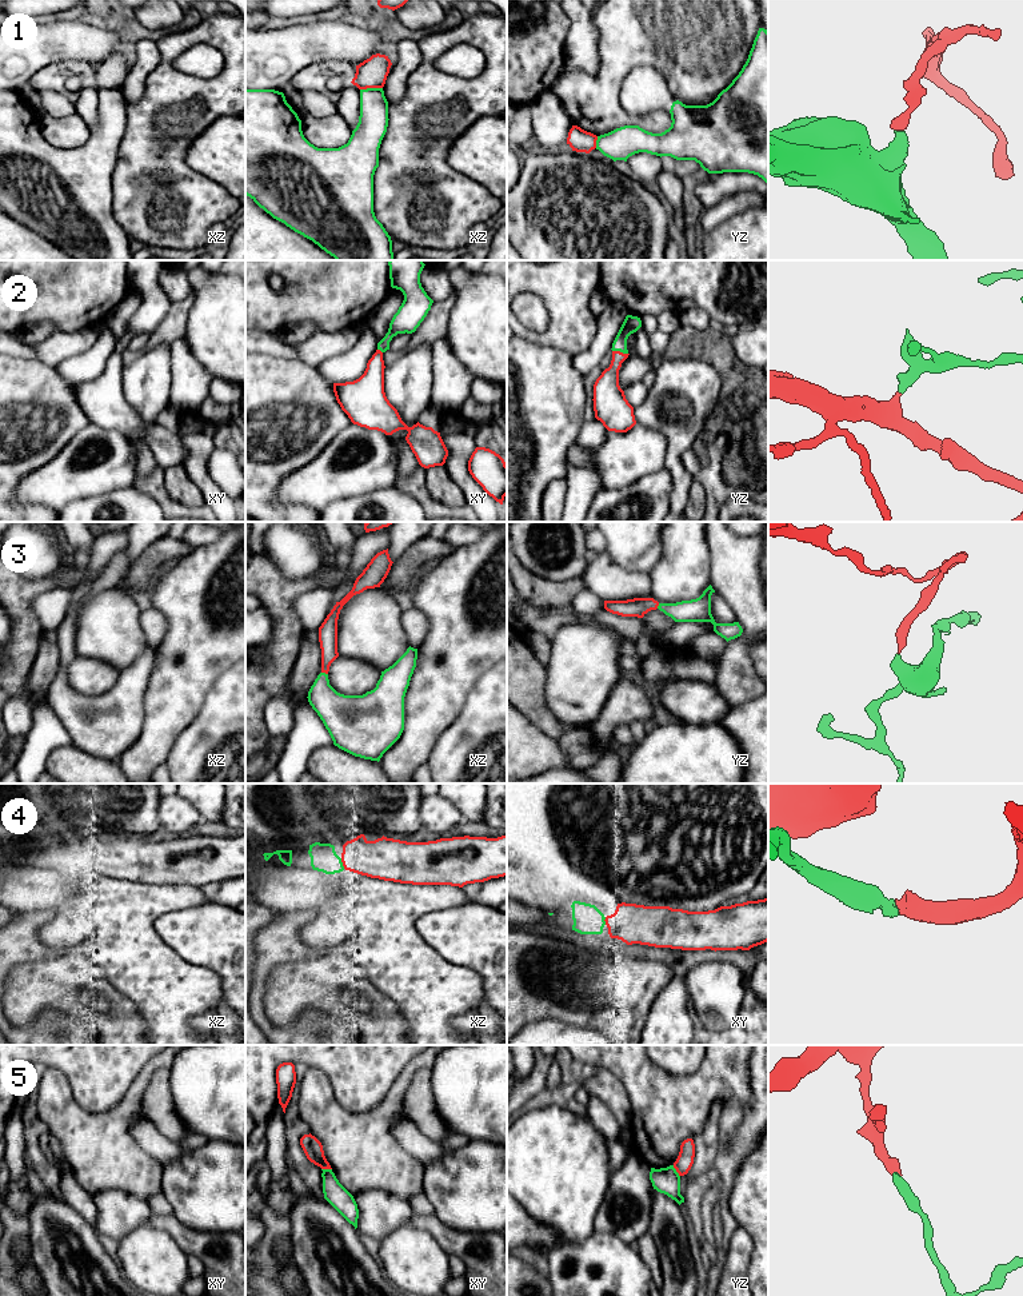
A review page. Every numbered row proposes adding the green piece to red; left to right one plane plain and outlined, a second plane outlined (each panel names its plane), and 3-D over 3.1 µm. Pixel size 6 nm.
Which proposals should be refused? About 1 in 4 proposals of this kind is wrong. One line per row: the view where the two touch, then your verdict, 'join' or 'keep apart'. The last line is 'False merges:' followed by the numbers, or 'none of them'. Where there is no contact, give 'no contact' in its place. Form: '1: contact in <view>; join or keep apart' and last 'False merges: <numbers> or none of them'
1: contact in xz; keep apart
2: contact in yz; join
3: contact in xz; join
4: contact in xz; join
5: contact in yz; keep apart
False merges: 1, 5

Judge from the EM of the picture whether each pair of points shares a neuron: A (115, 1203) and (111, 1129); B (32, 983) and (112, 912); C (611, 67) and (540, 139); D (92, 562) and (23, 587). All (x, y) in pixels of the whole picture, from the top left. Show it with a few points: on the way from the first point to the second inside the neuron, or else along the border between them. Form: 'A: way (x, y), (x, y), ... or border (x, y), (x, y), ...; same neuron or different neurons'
A: border (91, 1195), (99, 1191), (123, 1189), (143, 1200); different neurons
B: border (32, 962), (79, 953), (94, 964); different neurons
C: border (551, 88), (572, 124); different neurons
D: border (83, 565), (78, 577); different neurons

